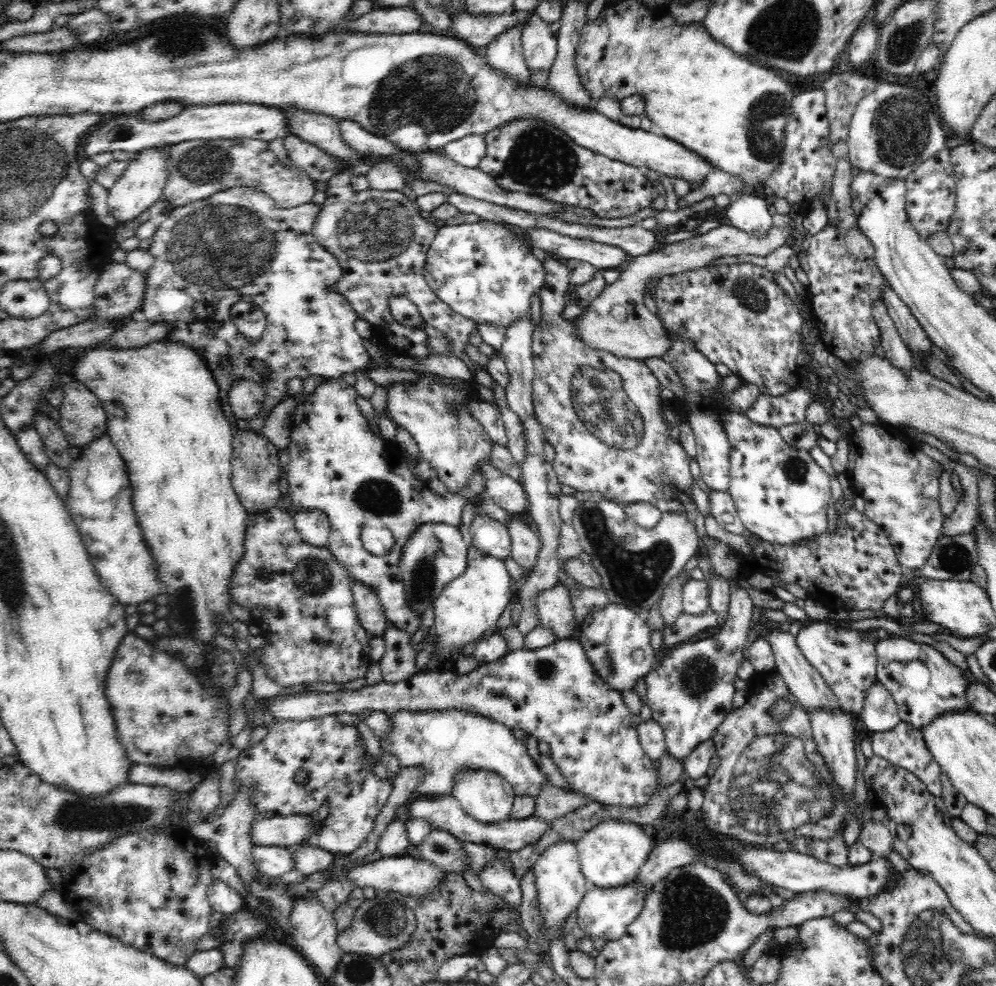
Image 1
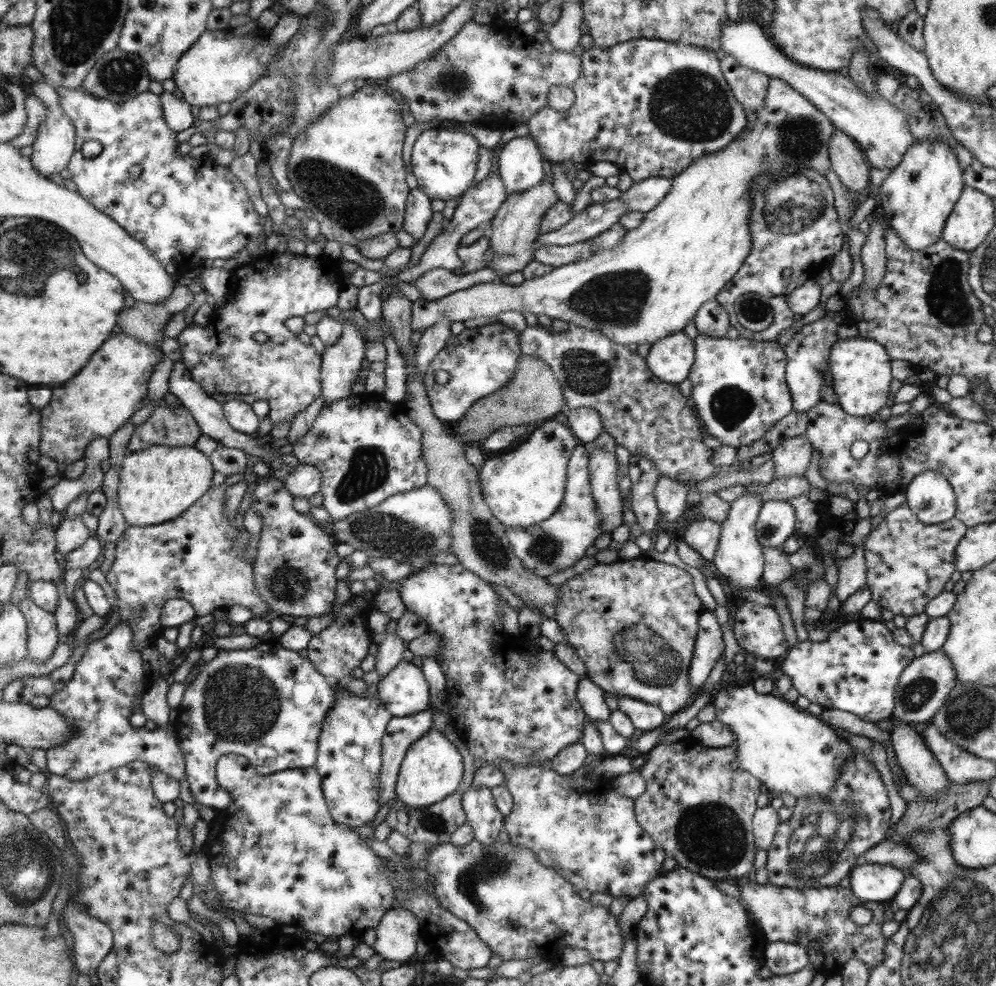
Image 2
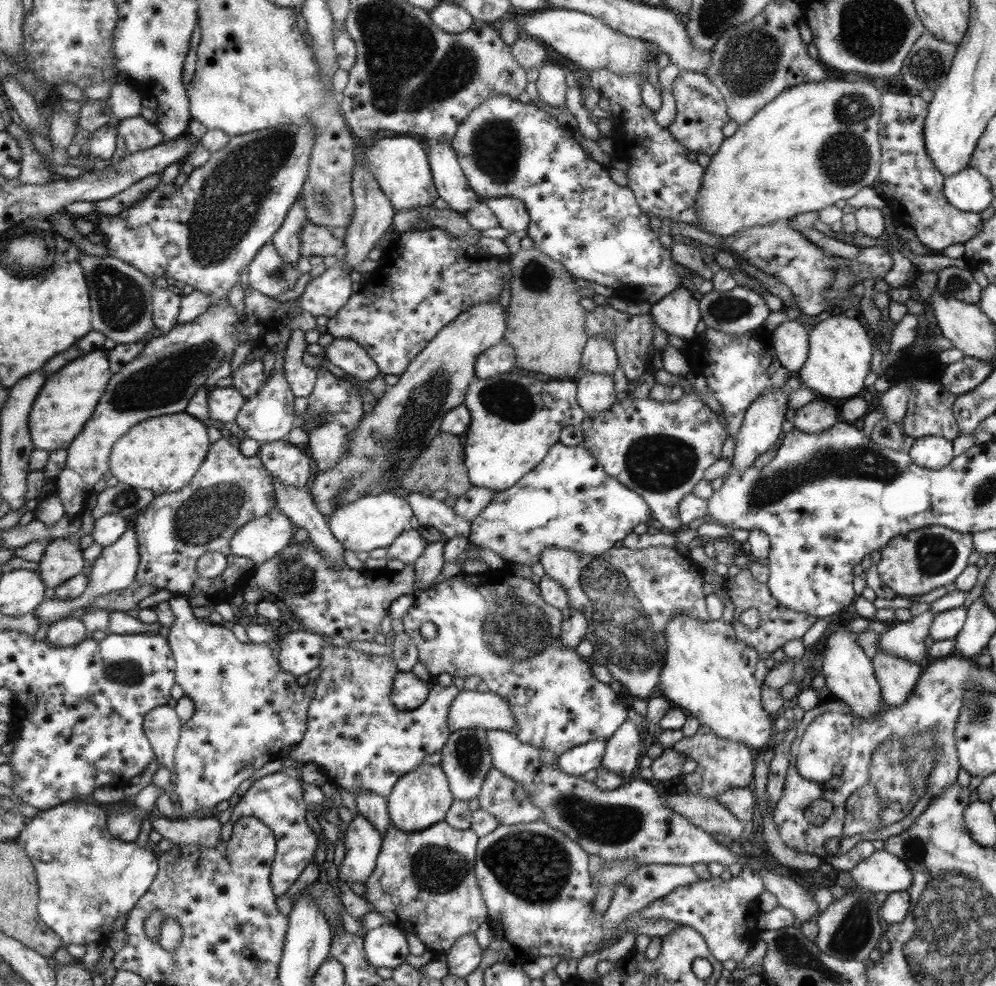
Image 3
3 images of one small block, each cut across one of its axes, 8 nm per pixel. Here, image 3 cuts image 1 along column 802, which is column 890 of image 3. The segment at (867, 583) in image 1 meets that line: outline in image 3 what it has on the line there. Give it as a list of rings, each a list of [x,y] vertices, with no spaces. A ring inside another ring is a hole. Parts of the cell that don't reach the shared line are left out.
[[[940,526],[920,528],[906,536],[896,536],[882,549],[877,564],[879,578],[884,586],[894,590],[896,597],[928,595],[928,592],[955,582],[968,566],[968,556],[974,552],[972,535],[955,532]]]

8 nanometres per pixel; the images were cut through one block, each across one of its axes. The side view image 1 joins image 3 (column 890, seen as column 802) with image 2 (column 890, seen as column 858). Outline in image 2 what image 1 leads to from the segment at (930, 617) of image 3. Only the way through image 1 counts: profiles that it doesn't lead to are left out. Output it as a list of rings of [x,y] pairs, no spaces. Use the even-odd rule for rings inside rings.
[[[849,619],[838,630],[828,635],[824,642],[798,641],[784,657],[781,671],[792,680],[792,688],[810,702],[820,704],[825,710],[842,710],[877,724],[889,720],[896,702],[896,687],[902,671],[915,659],[913,647],[898,644],[893,632],[881,621]]]

